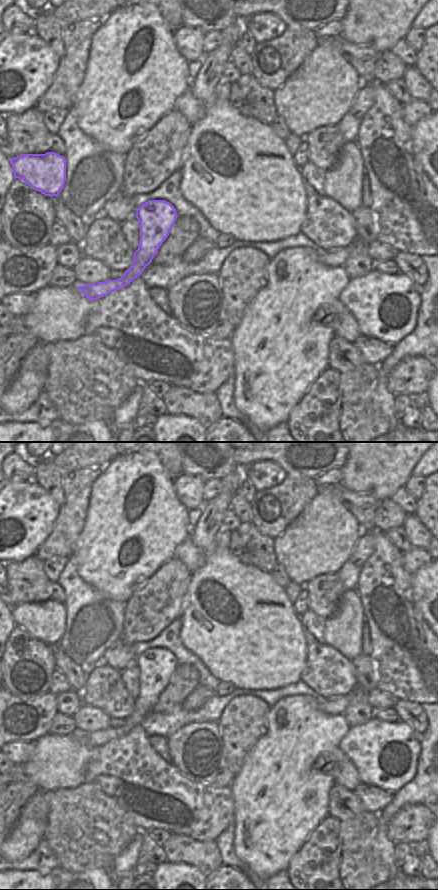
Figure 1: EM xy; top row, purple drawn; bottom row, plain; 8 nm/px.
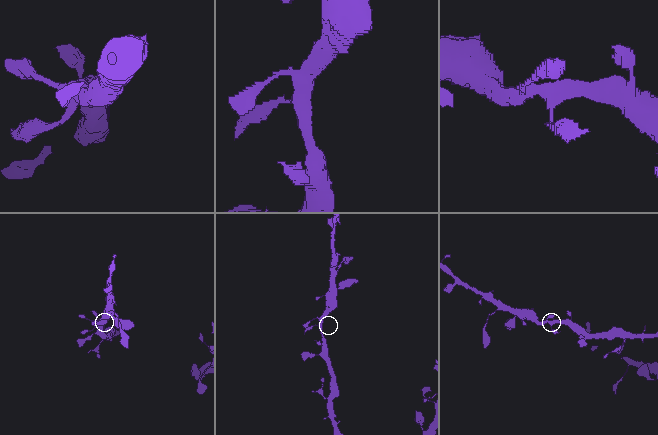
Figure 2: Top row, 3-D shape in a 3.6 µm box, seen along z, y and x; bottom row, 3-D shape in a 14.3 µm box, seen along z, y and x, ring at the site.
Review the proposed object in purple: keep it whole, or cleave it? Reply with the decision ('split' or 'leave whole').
leave whole

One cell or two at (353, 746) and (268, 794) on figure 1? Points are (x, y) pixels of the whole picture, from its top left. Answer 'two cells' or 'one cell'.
two cells

